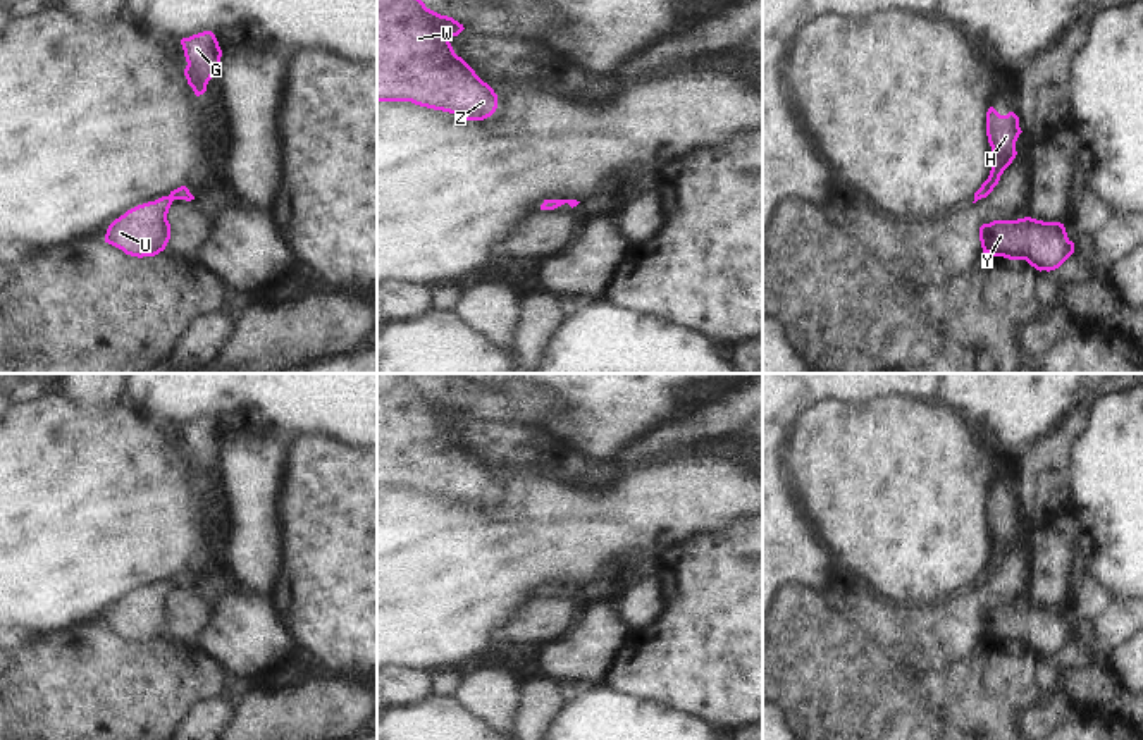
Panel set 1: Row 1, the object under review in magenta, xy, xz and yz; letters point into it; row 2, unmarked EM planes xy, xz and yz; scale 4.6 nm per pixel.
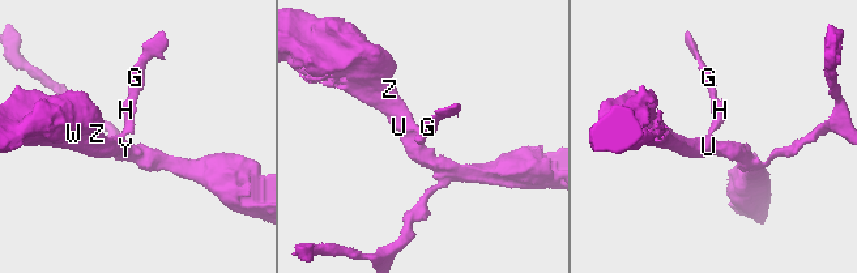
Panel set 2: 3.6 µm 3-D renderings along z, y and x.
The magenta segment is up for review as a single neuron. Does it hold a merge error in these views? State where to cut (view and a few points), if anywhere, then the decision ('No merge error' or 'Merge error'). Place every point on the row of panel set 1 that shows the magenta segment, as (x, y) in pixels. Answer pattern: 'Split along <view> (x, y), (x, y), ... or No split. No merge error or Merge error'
No split. No merge error

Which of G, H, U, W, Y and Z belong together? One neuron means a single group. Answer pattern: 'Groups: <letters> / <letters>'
Groups: G H U W Y Z

